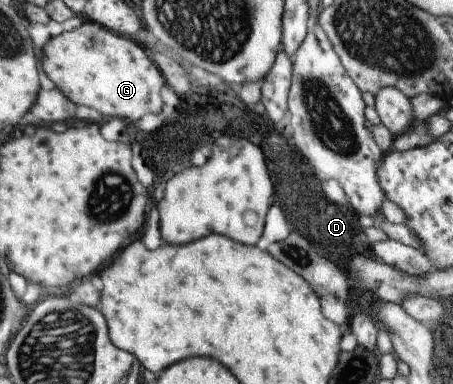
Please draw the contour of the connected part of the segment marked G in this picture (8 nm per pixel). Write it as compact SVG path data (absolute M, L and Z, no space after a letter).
M88 21L72 31L63 31L52 36L43 47L42 69L56 87L75 105L85 105L92 109L100 109L104 115L124 117L128 121L138 121L144 115L162 111L162 87L164 77L158 67L152 63L148 53L136 45L132 39L109 30L98 22Z

